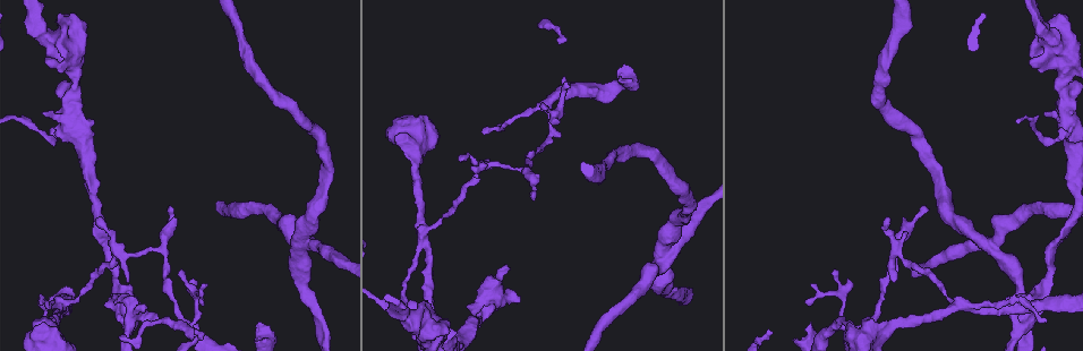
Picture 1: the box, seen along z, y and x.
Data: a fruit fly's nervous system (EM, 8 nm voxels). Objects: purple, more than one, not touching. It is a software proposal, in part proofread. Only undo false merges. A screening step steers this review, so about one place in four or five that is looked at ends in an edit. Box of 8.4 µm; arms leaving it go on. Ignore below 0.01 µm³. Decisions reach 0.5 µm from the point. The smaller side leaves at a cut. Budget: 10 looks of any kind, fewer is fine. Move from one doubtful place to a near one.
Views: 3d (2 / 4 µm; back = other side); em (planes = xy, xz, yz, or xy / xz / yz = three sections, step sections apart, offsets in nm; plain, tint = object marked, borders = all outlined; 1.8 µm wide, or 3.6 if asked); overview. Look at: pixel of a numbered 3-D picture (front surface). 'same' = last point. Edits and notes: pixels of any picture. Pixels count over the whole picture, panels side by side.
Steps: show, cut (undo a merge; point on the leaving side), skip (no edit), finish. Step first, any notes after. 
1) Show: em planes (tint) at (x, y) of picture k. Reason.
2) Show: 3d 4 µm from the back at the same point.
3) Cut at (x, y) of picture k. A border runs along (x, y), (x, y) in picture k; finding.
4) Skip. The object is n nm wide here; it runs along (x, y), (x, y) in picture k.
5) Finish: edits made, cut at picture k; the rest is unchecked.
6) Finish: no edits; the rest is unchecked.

Show: em xz step 4 (tint) at (123, 297) of picture 1. Four or more arms meet.

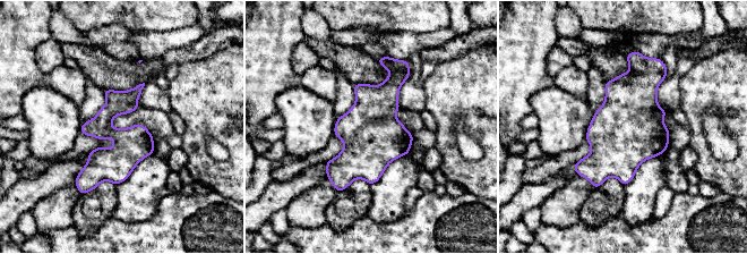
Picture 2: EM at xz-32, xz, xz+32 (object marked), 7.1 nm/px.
Show: em planes (tint) at the same point. Cut it another way.

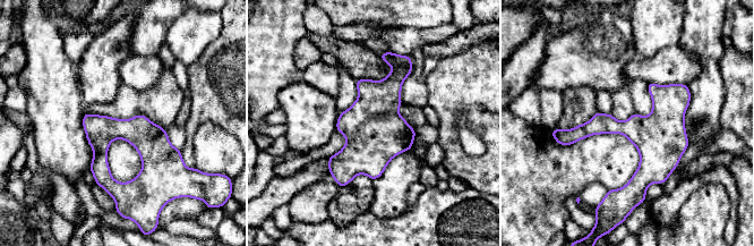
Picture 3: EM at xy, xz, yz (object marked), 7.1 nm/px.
Skip. The object is 220 nm wide here; continuous, no second neuron.

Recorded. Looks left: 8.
Show: 3d 4 µm at (422, 226) of picture 1. Four-way junction.

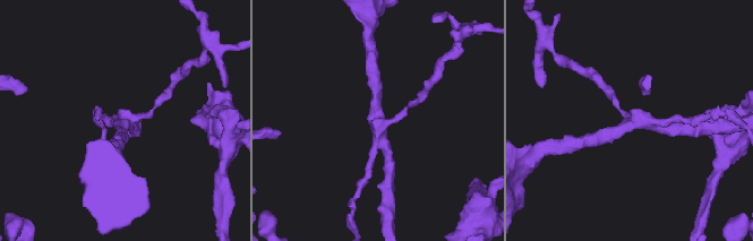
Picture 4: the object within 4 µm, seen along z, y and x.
Show: em 3.6 µm yz step 8 (tint) at (380, 123) of picture 4. 4 arms meet here.

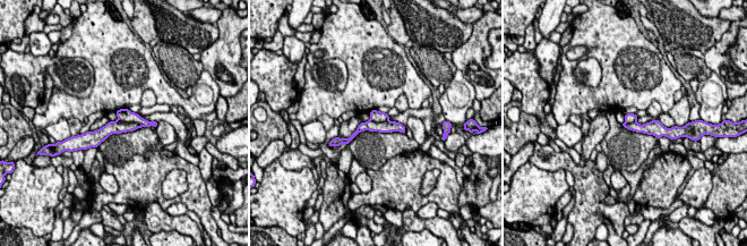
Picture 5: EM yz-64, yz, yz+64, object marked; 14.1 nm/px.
Show: em 3.6 µm planes (tint) at the same point.

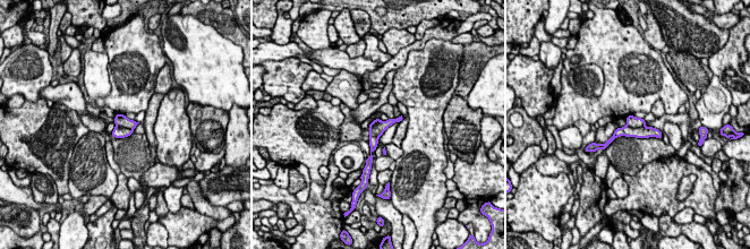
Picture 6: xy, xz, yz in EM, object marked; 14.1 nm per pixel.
Cut at (632, 121) of picture 6. A border runs along (627, 125), (631, 127), (645, 126) in picture 6; two neurons meet here.

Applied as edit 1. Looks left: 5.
Show: 3d 2 µm at (1059, 136) of picture 1. Sharp bend.

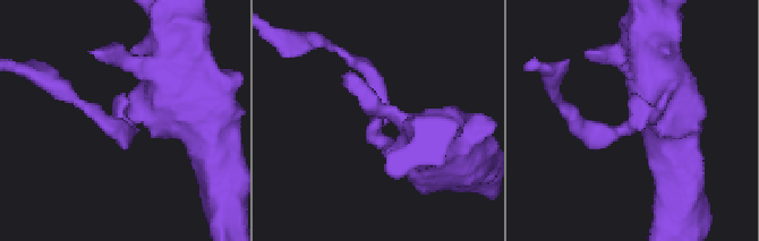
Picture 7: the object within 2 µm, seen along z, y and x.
Show: em yz step 16 (tint) at (635, 124) of picture 7. Now the EM.

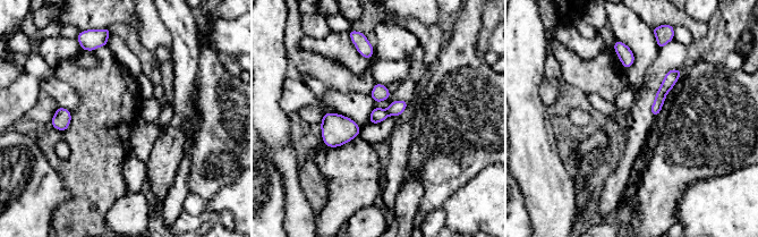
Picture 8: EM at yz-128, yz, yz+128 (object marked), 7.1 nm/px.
Show: em planes (tint) at the same point.

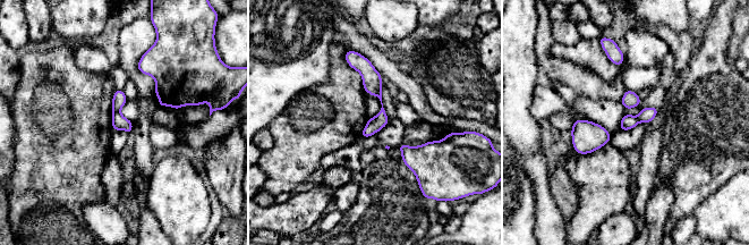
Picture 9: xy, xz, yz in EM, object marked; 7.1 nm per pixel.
Cut at (119, 123) of picture 9. The object is 110 nm wide here; a border runs along (113, 111), (119, 112) in picture 9; a second neuron is stuck on.

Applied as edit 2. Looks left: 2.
Finish: edits made, cut at picture 6, cut at picture 9; the rest is unchecked.

